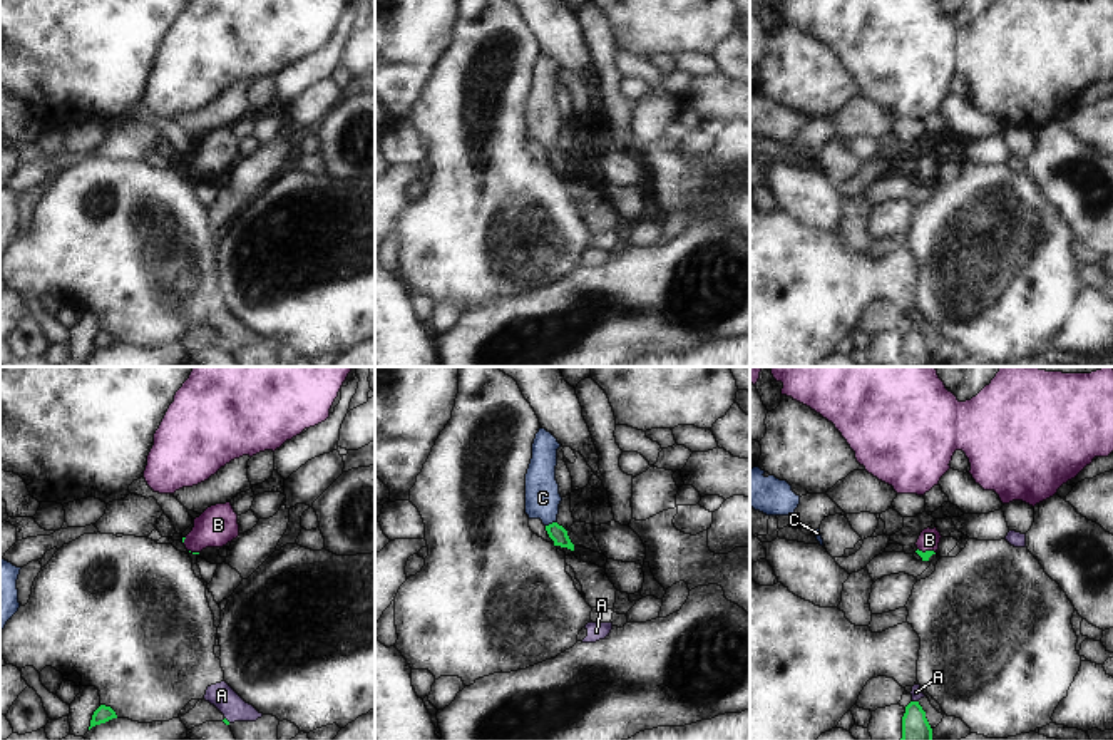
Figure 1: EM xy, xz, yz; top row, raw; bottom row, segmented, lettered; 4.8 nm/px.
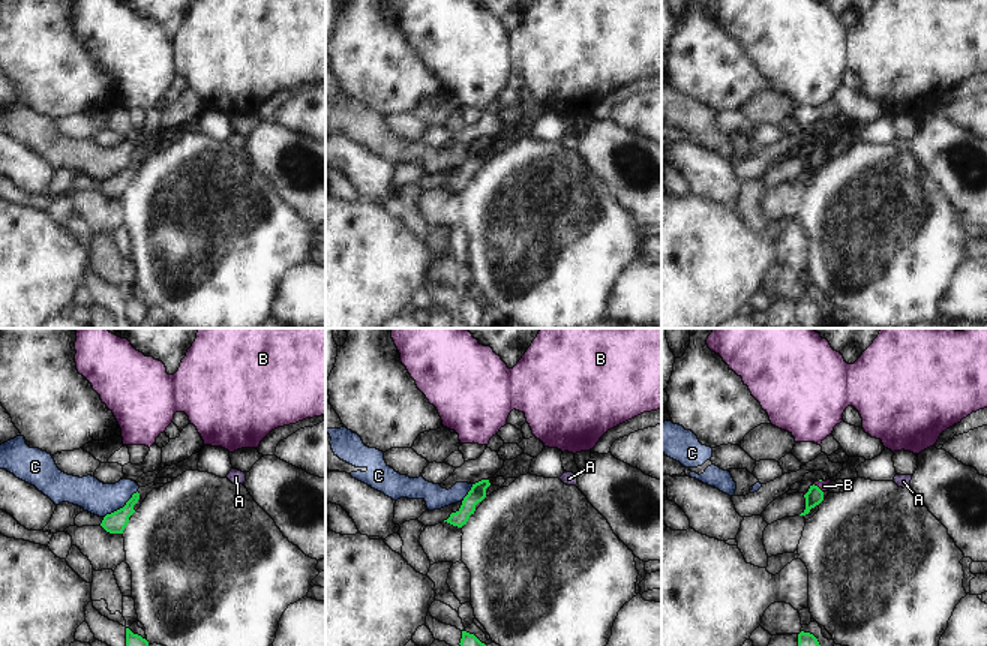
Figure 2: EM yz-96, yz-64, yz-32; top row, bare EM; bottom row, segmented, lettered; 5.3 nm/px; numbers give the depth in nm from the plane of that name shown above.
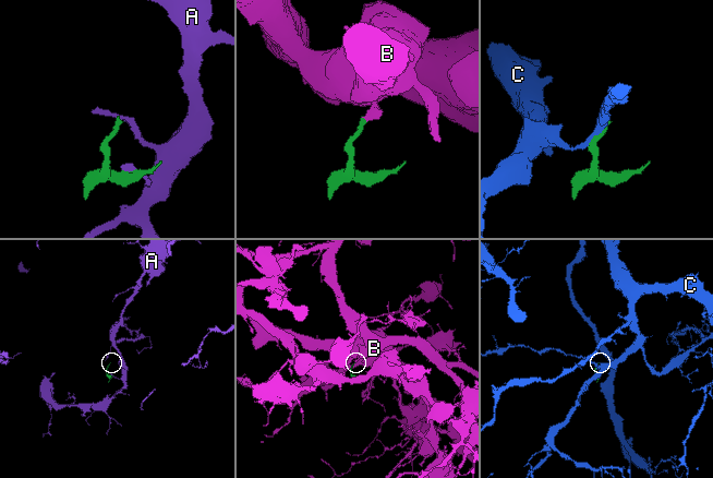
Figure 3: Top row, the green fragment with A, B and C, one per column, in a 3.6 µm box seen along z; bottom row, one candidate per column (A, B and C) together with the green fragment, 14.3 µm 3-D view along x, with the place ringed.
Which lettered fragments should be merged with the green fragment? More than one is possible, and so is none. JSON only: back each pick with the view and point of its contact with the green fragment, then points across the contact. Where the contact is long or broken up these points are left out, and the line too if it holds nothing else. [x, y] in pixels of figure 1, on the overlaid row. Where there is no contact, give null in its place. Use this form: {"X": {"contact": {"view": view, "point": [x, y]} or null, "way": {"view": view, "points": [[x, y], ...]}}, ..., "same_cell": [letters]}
{"B": {"contact": {"view": "yz", "point": [926, 551]}, "way": {"view": "yz", "points": [[926, 554], [926, 551], [929, 539]]}}, "same_cell": ["B"]}

